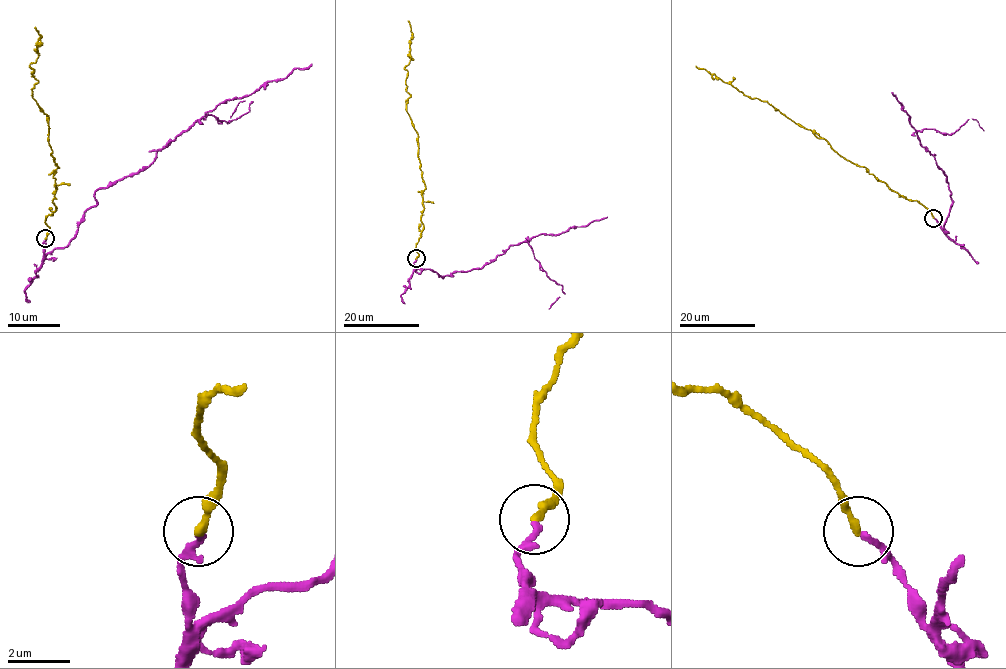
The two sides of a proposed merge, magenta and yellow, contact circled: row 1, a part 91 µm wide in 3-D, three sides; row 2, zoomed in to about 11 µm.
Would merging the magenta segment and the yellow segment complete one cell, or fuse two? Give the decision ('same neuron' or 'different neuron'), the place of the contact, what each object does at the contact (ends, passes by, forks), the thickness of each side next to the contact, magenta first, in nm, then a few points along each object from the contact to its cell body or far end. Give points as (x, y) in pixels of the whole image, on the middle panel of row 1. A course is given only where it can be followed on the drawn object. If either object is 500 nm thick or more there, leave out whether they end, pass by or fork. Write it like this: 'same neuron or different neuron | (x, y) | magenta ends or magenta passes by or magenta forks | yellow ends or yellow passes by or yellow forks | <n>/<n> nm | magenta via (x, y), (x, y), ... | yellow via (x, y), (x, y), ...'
same neuron | (416, 258) | magenta passes by | yellow ends | 130/240 nm | magenta via (415, 259), (416, 267), (452, 276), (480, 269), (511, 245), (607, 216) | yellow via (415, 259), (425, 183), (418, 136), (406, 103), (411, 96), (404, 68), (411, 59), (408, 20)

